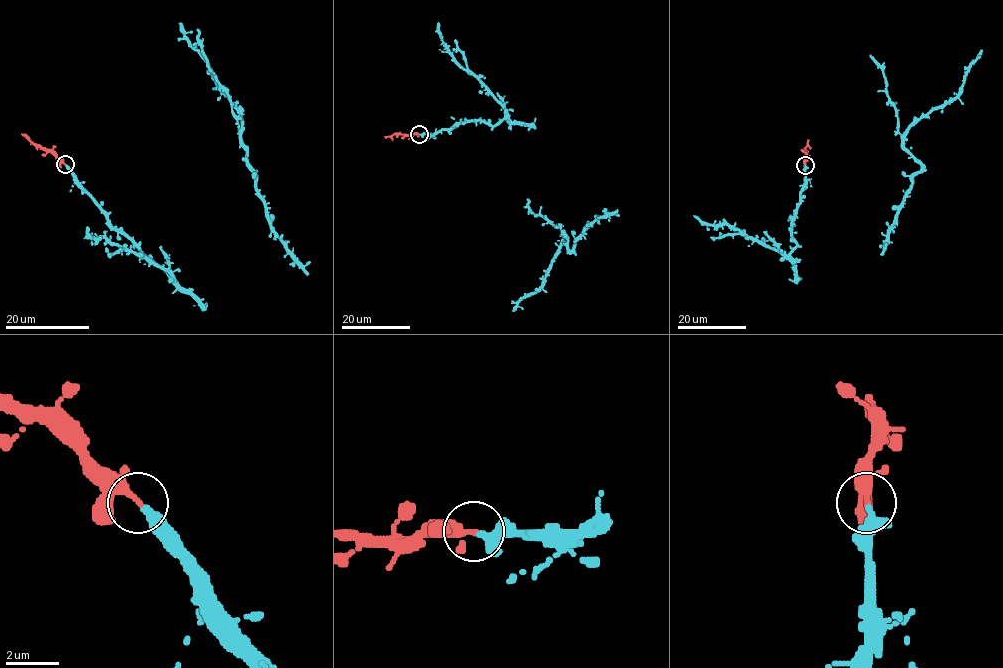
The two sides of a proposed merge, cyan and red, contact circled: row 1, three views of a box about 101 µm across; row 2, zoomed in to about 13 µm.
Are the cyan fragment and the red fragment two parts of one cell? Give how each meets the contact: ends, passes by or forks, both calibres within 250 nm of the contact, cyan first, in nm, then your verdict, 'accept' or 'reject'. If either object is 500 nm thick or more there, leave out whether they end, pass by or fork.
cyan passes by | red passes by | 260/200 nm | accept

